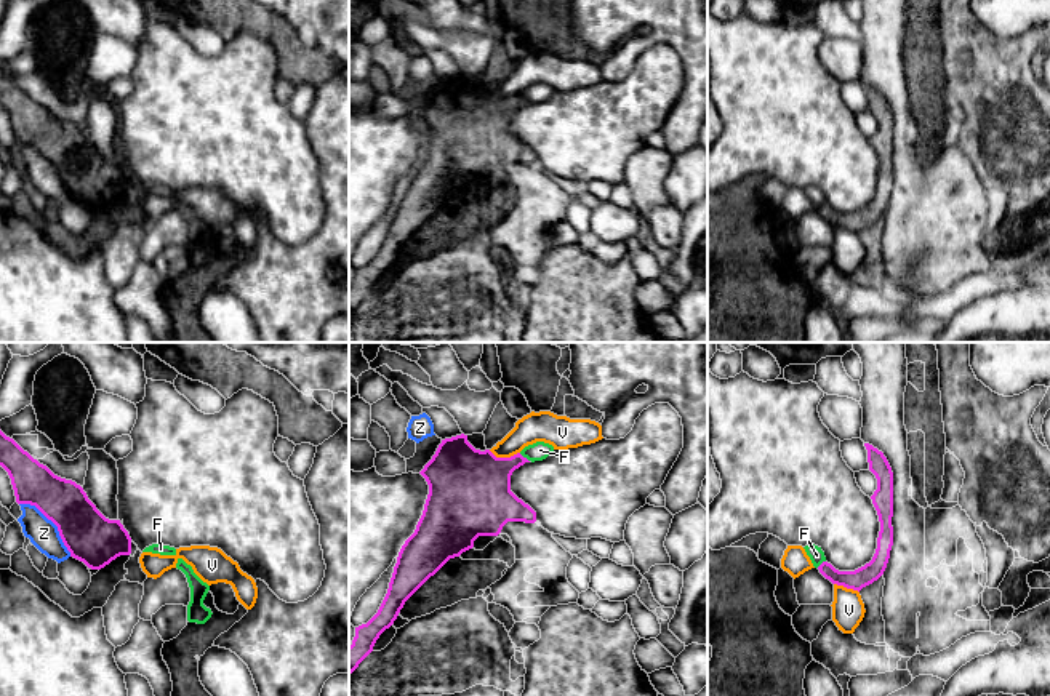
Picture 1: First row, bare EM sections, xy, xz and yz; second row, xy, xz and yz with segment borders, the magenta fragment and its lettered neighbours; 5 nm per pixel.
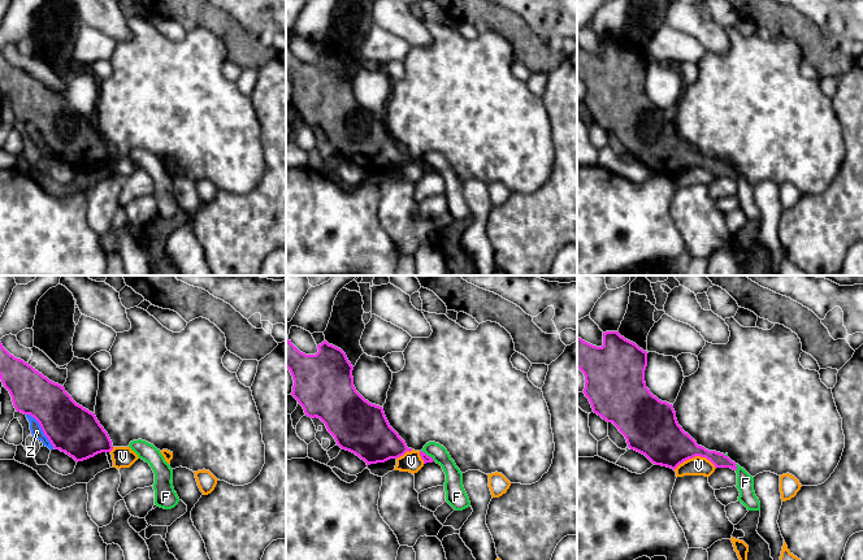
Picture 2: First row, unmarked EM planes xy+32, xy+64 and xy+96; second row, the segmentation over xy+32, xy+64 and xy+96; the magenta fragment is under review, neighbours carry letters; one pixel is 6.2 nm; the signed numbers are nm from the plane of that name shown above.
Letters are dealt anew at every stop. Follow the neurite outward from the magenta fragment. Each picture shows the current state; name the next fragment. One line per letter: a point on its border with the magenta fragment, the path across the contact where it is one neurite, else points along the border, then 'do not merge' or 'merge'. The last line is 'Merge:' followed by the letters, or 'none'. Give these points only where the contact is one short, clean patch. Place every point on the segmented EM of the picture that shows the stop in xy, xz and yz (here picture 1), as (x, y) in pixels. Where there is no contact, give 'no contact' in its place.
F: xz (522, 456) | do not merge
V: xz (504, 458) | along xz (488, 450), (496, 456), (519, 453) | do not merge
Z: xy (53, 522) | do not merge
Merge: none

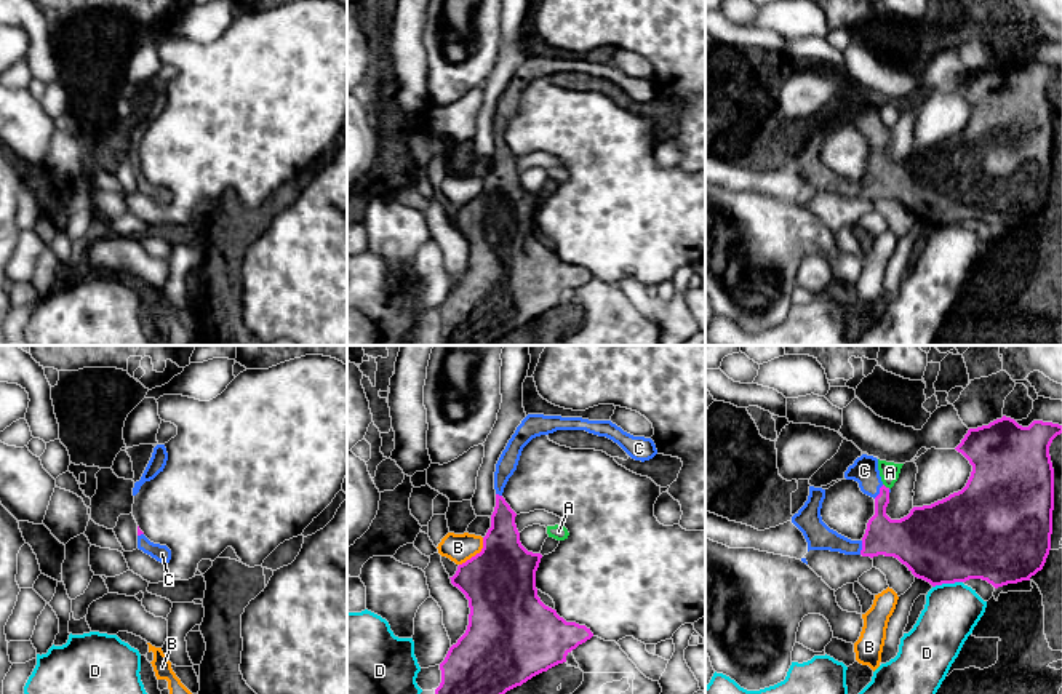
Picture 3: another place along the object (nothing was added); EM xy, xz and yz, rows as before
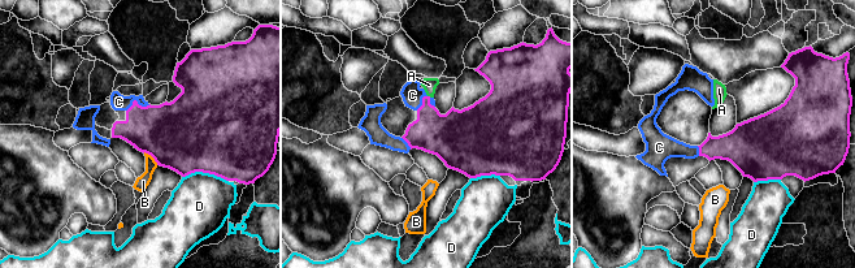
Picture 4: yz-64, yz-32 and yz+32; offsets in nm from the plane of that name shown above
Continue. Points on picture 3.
A: yz (885, 486) | do not merge
B: xz (477, 554) | do not merge
C: yz (880, 491) | merge
D: yz (947, 582) | do not merge
Merge: C

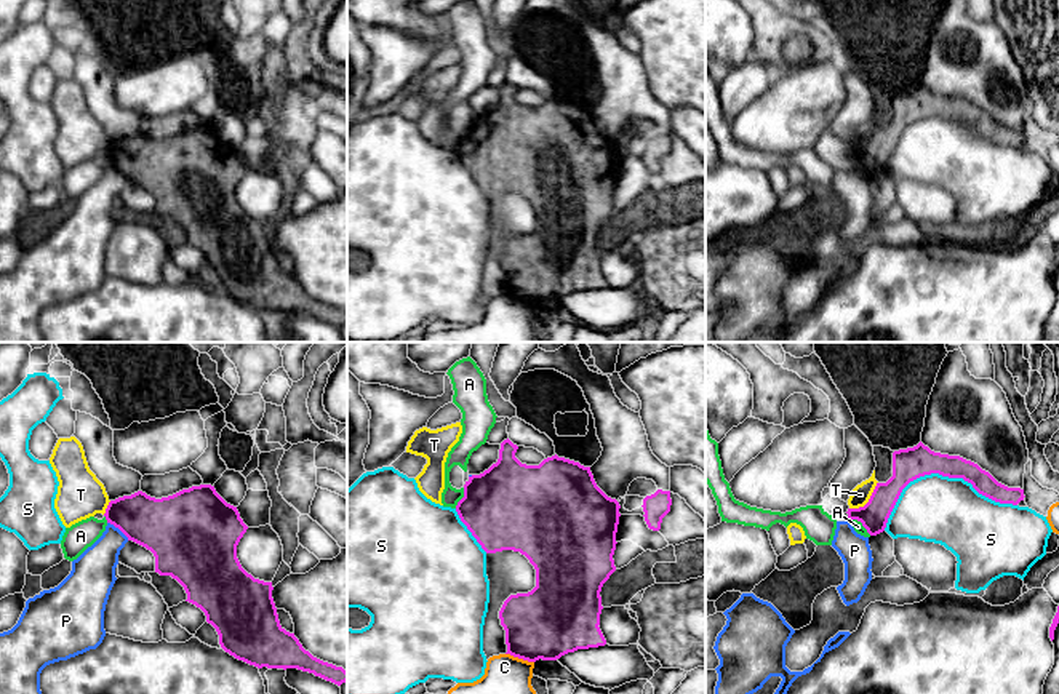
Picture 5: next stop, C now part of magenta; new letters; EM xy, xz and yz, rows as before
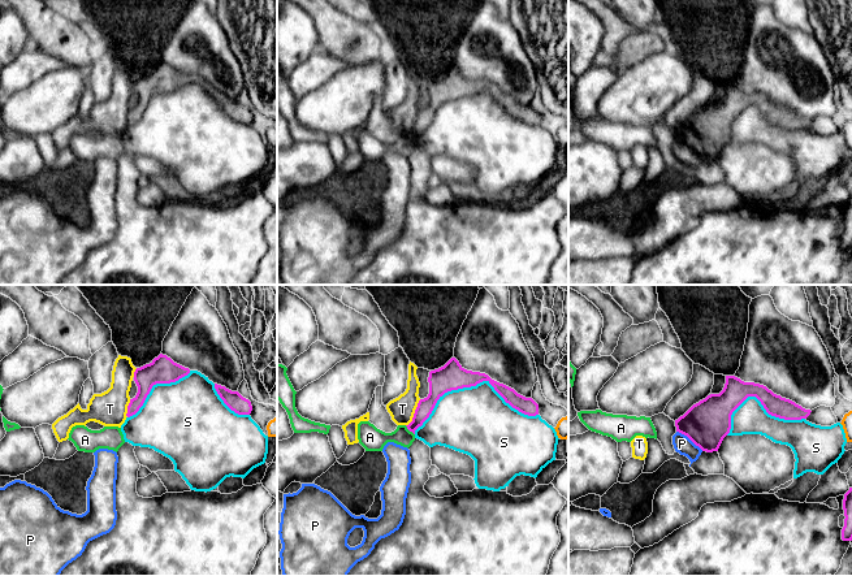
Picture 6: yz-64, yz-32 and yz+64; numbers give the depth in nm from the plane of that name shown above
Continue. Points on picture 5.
A: yz (861, 522) | do not merge
C: xz (520, 658) | do not merge
P: xy (119, 528) | do not merge
S: yz (939, 474) | do not merge
T: yz (869, 501) | do not merge
Merge: none

